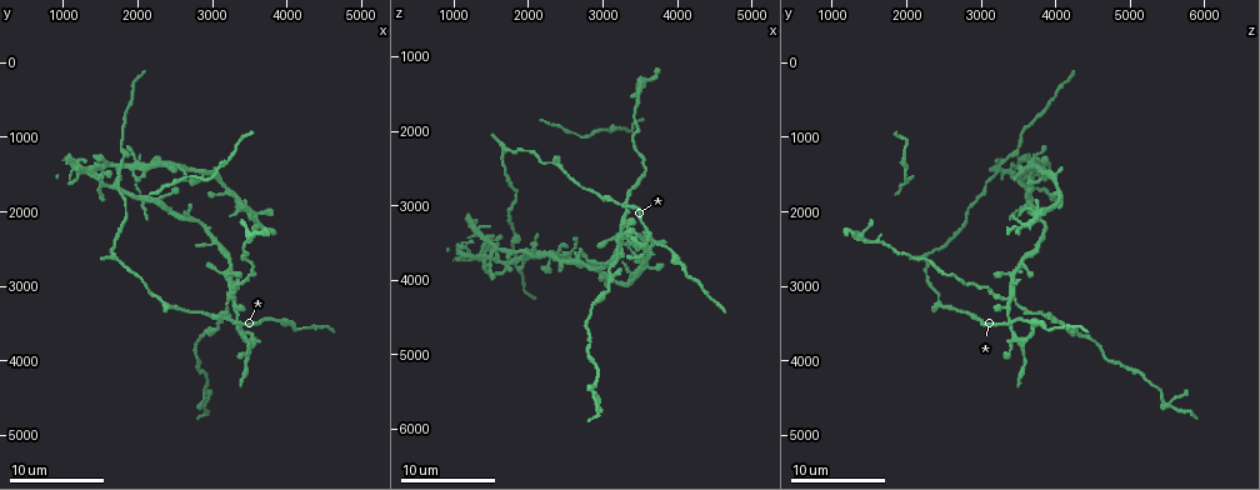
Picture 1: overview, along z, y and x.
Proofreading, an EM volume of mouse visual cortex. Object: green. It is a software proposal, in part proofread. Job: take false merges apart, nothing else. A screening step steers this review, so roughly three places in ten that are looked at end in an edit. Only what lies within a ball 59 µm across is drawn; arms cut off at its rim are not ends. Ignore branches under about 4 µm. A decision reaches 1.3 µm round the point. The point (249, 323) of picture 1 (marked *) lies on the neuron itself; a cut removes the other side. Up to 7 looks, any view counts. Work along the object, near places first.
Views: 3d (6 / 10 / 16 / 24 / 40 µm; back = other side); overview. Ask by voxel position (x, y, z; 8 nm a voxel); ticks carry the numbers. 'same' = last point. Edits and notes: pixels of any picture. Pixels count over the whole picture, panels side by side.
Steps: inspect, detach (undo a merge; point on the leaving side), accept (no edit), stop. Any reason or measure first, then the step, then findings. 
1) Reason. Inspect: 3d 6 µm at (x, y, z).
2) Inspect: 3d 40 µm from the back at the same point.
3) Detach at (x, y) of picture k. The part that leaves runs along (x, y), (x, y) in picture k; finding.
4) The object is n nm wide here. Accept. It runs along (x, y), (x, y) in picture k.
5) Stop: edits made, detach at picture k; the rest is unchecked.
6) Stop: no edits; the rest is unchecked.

Four or more arms meet. Inspect: 3d 6 µm at (3250, 3150, 3350).

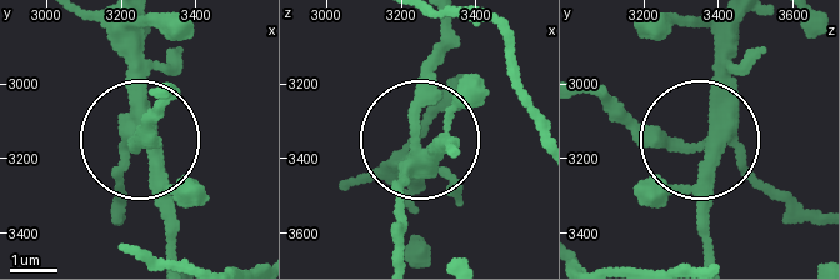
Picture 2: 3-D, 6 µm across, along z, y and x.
Inspect: 3d 6 µm from the back at (3240, 3160, 3320).

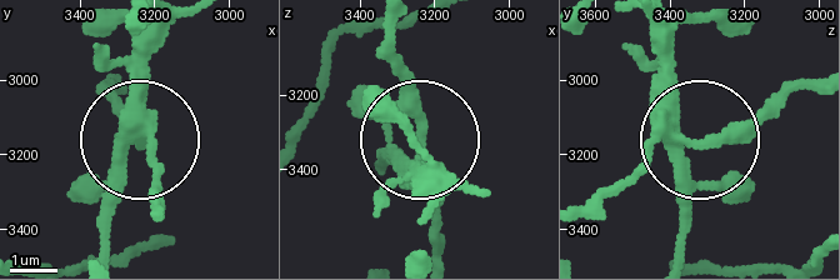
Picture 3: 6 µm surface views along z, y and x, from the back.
Detach at (418, 103) of picture 3. The part that leaves runs along (658, 136), (638, 168), (590, 195) in picture 3; two neurons meet here.

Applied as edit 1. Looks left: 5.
See it whole again. Inspect: overview.

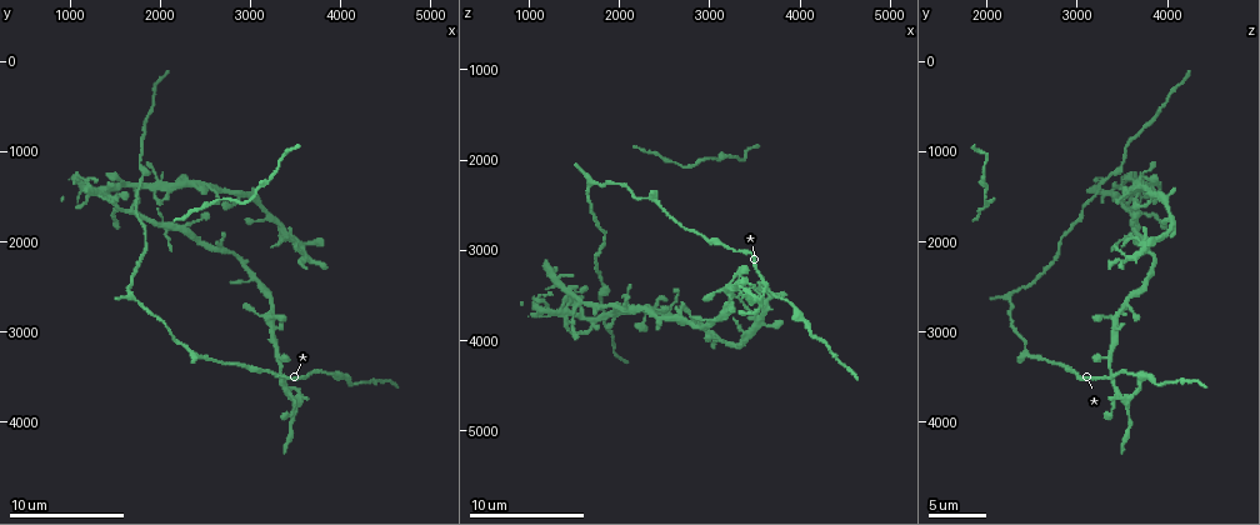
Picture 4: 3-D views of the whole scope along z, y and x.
Looks like a crossing. Inspect: 3d 6 µm at (3550, 3750, 3550).

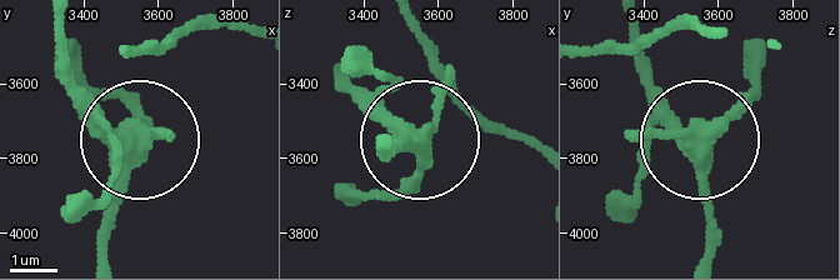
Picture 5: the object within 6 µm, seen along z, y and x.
Accept. It runs along (628, 31), (651, 91), (699, 135), (724, 126), (755, 83) in picture 5; continuous, no second neuron.

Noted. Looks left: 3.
Four or more arms meet. Inspect: 3d 10 µm at (2050, 1800, 3650).

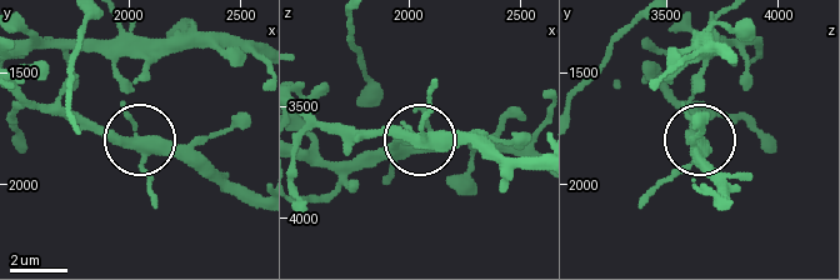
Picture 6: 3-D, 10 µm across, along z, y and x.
The object is 370 nm wide here. Accept. It runs along (255, 203), (140, 141), (56, 118) in picture 6; continuous, no second neuron.

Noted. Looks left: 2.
Stop: edits made, detach at picture 3; the rest is unchecked.

